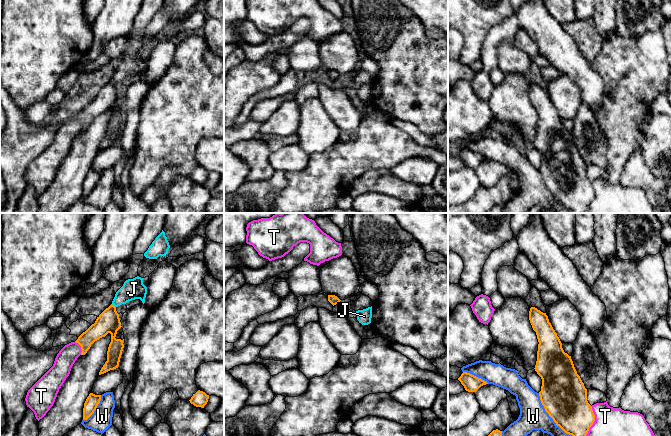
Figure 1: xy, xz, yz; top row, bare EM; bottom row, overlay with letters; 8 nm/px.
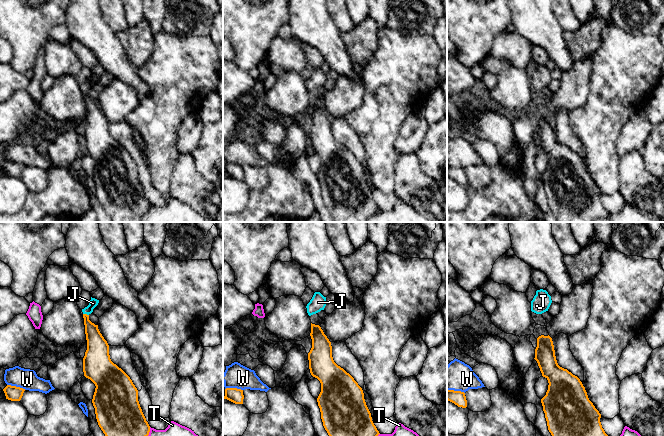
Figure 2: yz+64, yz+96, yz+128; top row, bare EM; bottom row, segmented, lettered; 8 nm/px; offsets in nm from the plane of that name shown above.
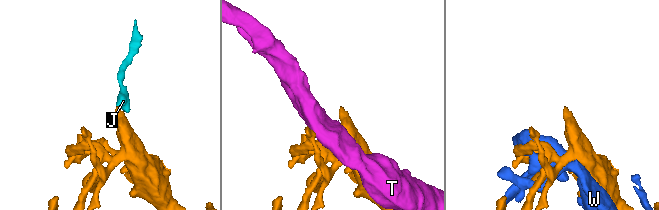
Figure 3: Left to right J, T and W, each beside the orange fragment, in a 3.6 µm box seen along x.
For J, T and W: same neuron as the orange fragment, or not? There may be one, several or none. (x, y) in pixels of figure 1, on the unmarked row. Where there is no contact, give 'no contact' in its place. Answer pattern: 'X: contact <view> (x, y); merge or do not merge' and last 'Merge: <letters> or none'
J: contact xy (113, 81); merge
T: contact yz (594, 196); do not merge
W: contact yz (550, 192); do not merge
Merge: J

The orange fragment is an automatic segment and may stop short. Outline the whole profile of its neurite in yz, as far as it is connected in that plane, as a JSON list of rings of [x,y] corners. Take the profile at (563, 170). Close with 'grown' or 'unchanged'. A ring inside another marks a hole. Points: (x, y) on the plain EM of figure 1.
[[[531,83],[529,96],[539,118],[534,145],[542,155],[541,179],[566,210],[586,213],[595,191],[571,132],[564,128],[546,89]]]; unchanged

